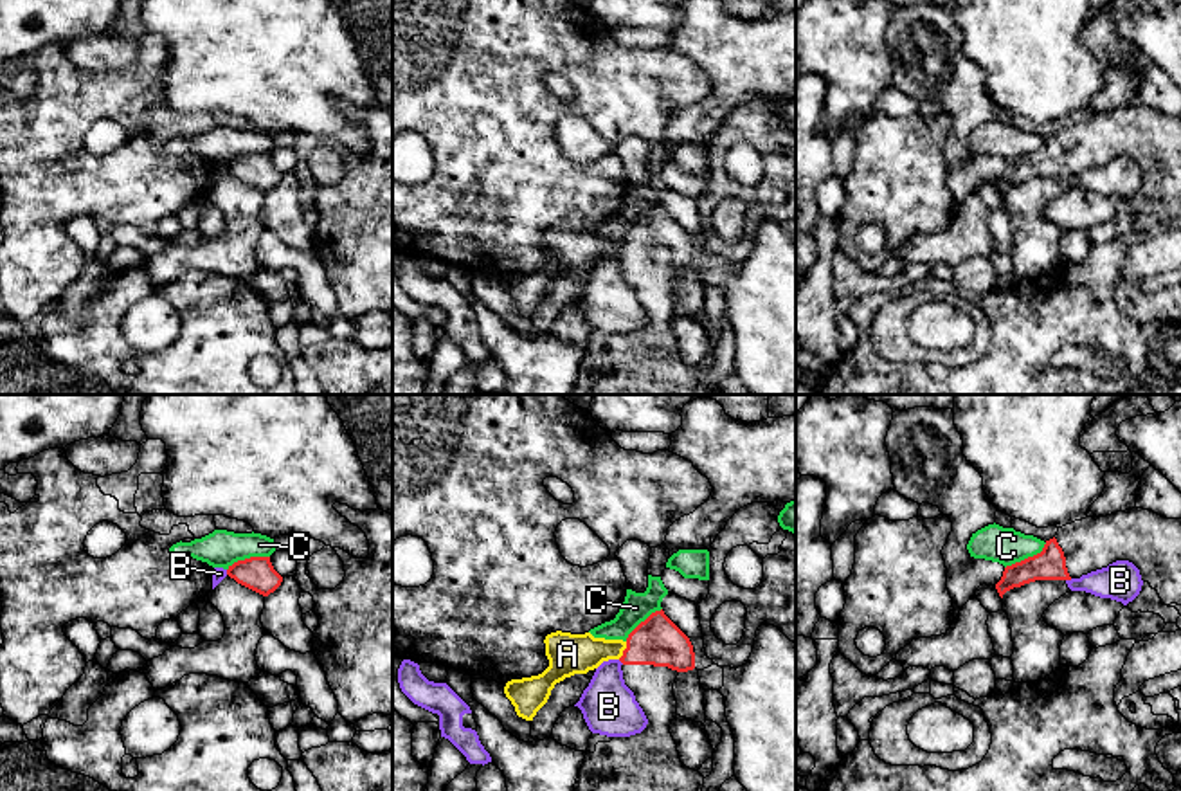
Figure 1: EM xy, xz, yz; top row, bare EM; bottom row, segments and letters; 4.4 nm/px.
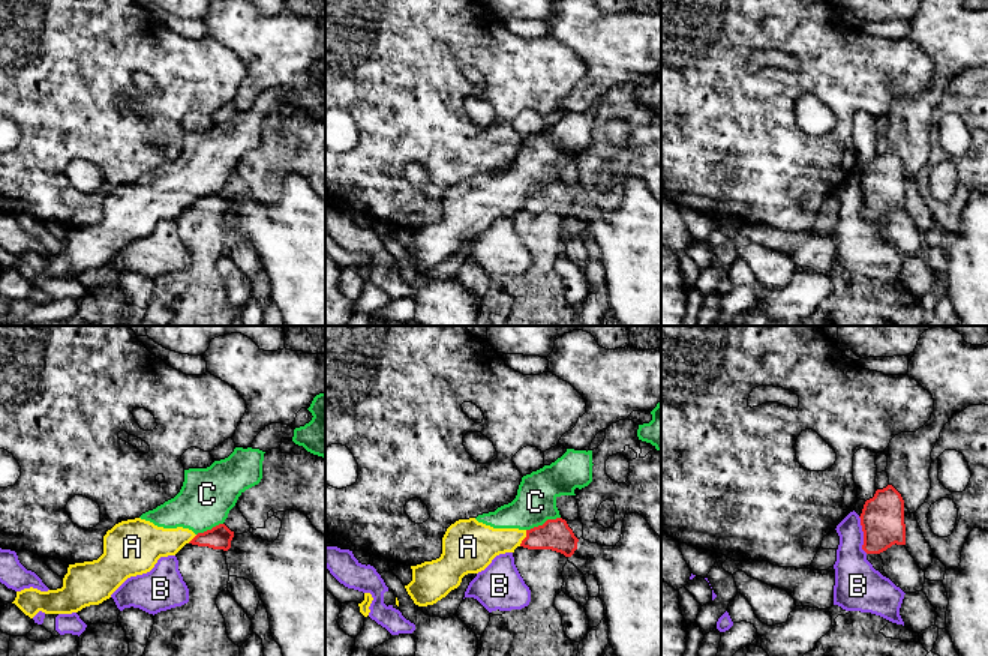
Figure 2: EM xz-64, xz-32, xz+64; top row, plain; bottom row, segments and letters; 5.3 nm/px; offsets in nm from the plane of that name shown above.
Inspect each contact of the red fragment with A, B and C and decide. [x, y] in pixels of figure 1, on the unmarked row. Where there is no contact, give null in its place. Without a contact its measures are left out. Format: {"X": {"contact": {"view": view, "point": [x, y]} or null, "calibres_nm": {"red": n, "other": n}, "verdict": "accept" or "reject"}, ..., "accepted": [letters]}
{"A": {"contact": {"view": "xz", "point": [623, 247]}, "calibres_nm": {"red": 220, "other": 180}, "verdict": "reject"}, "B": {"contact": {"view": "yz", "point": [1068, 175]}, "calibres_nm": {"red": 140, "other": 180}, "verdict": "reject"}, "C": {"contact": {"view": "yz", "point": [1028, 154]}, "calibres_nm": {"red": 140, "other": 160}, "verdict": "reject"}, "accepted": []}

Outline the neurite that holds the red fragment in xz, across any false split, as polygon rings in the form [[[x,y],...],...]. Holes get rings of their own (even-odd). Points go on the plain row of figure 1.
[[[661,205],[628,231],[619,258],[625,281],[634,288],[648,321],[630,333],[592,330],[571,395],[700,395],[704,373],[681,359],[670,330],[677,314],[673,279],[681,268],[695,265],[690,234]]]

